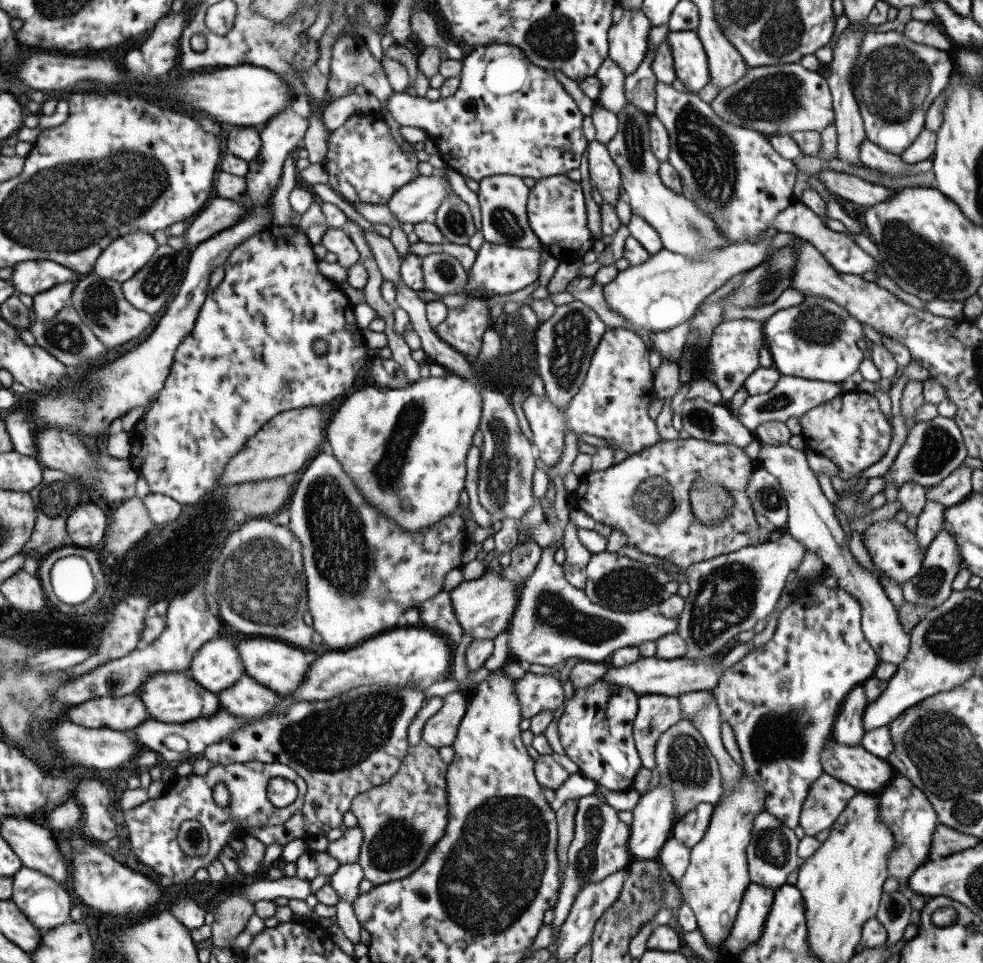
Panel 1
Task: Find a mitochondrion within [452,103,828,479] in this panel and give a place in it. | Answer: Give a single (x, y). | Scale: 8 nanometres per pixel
(569, 346)

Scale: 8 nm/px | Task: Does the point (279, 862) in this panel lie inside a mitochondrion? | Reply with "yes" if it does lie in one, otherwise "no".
no

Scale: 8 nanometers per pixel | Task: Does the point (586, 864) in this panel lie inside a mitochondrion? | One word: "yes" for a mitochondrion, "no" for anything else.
yes

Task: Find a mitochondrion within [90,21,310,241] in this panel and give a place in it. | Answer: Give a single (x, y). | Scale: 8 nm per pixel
(266, 36)

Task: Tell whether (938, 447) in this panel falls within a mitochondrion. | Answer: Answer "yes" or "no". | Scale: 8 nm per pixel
yes

